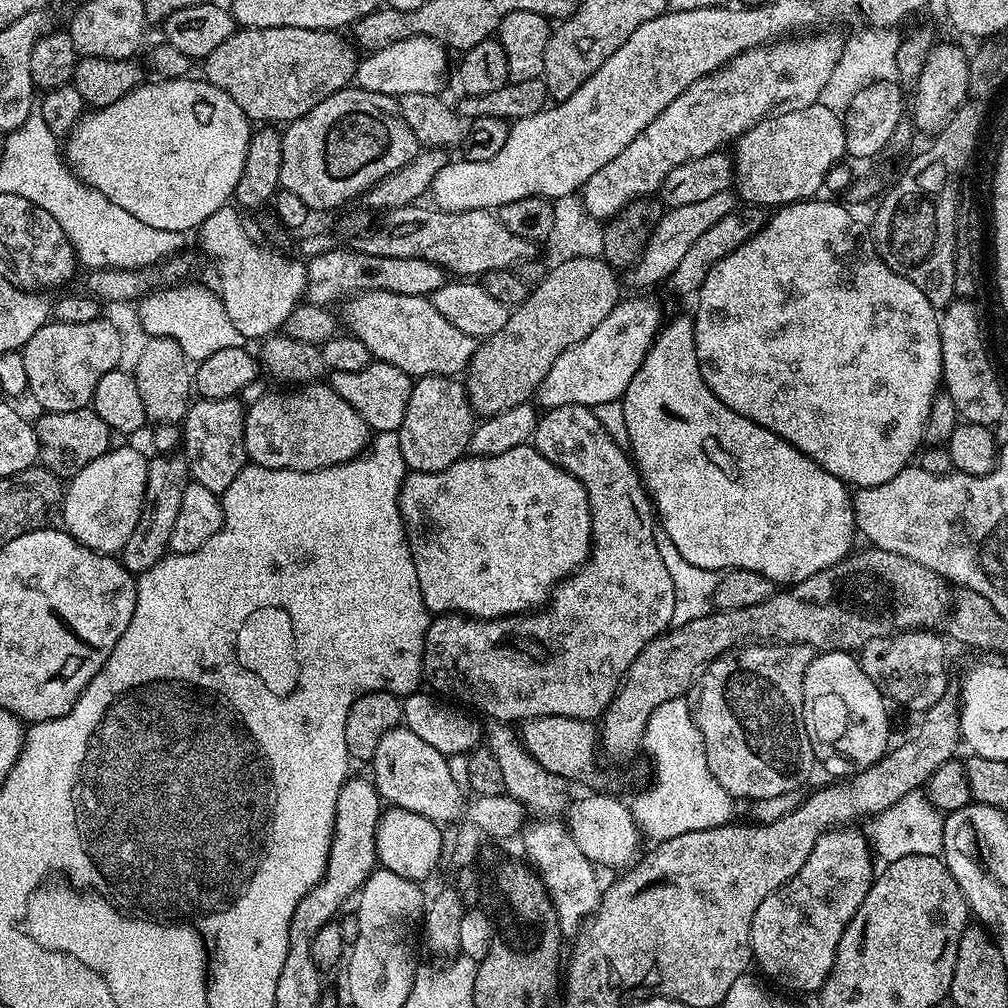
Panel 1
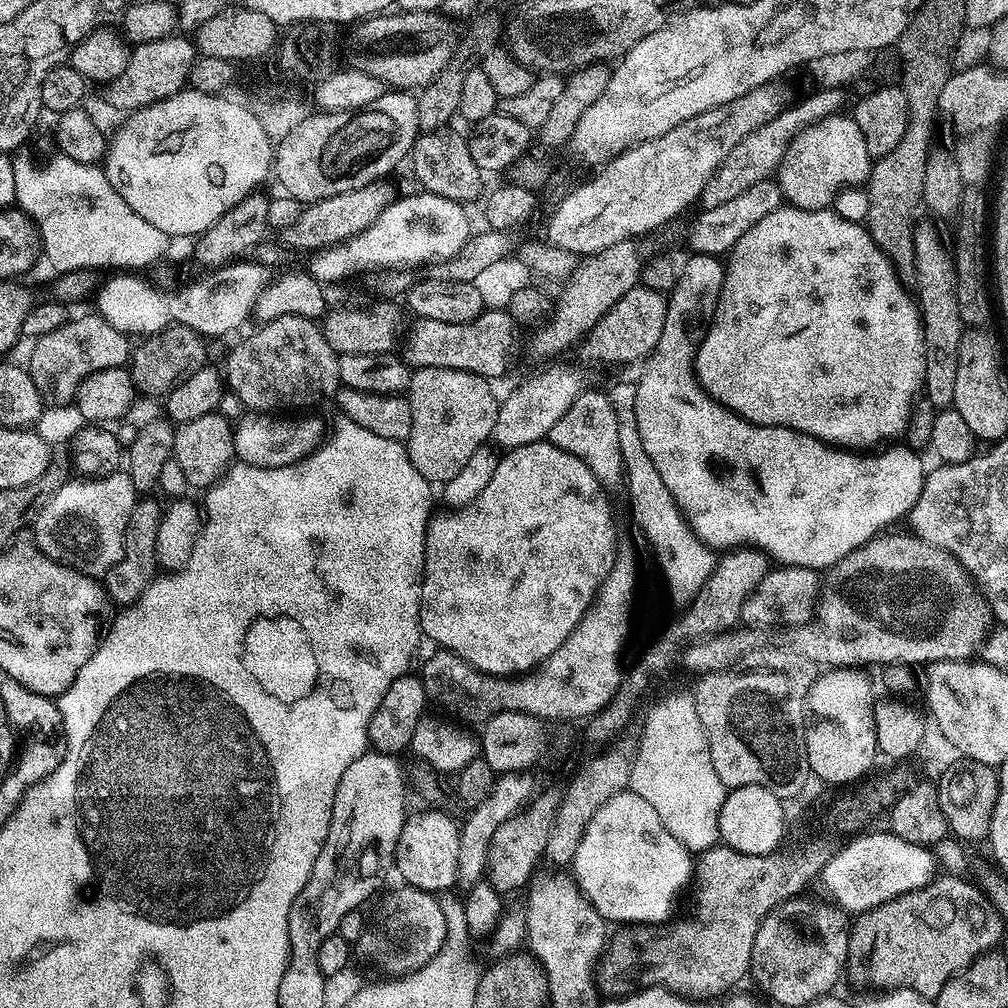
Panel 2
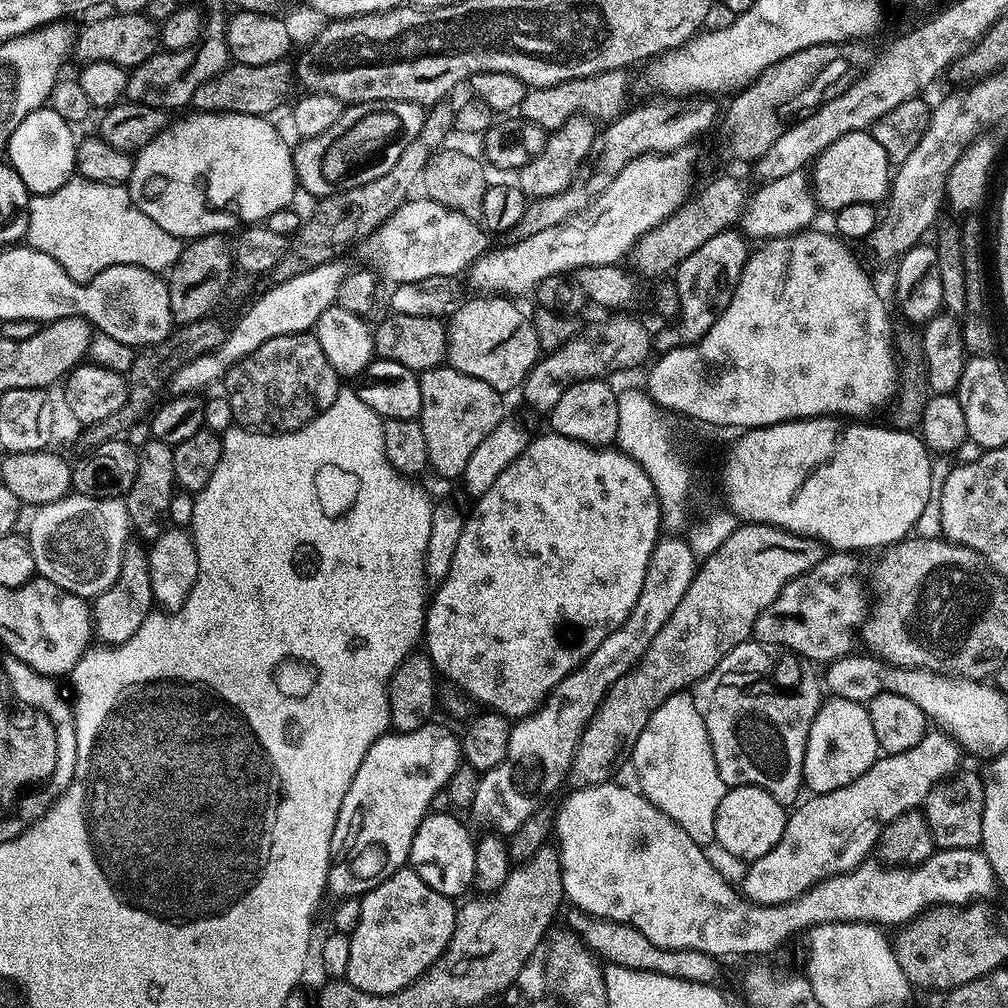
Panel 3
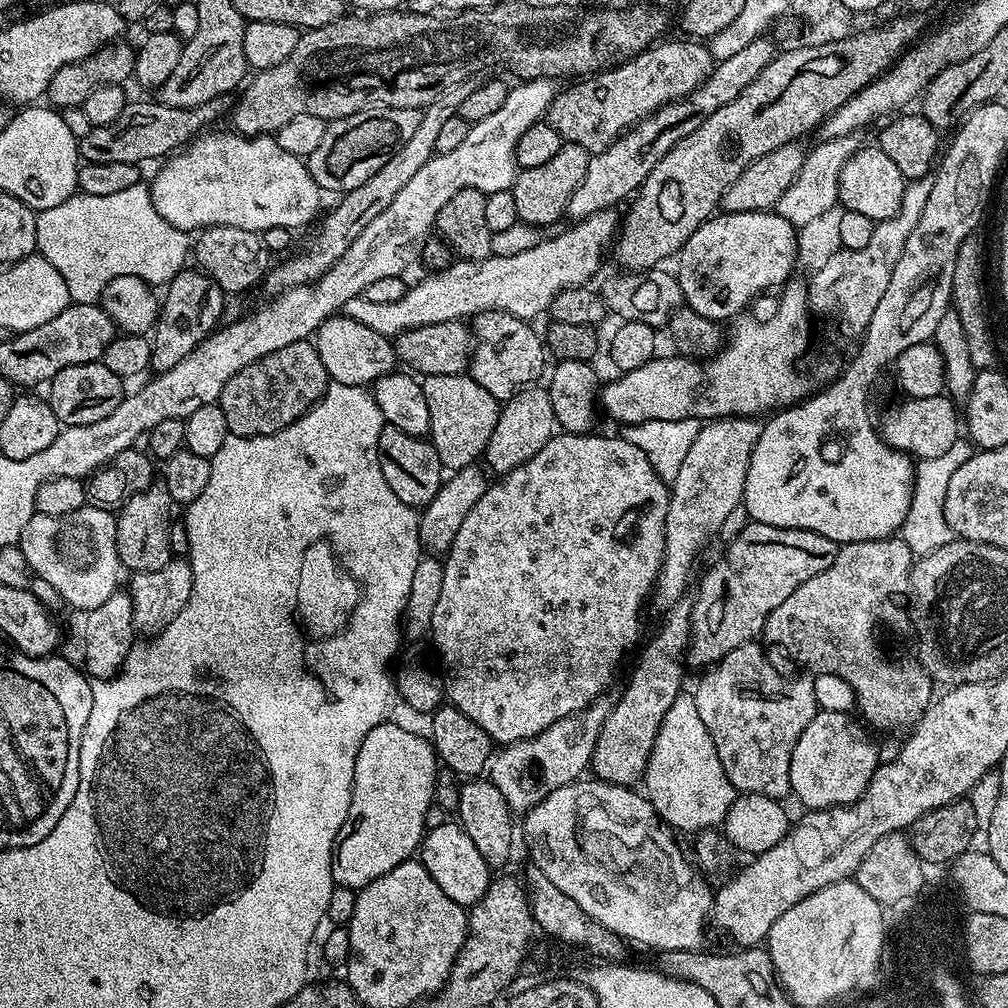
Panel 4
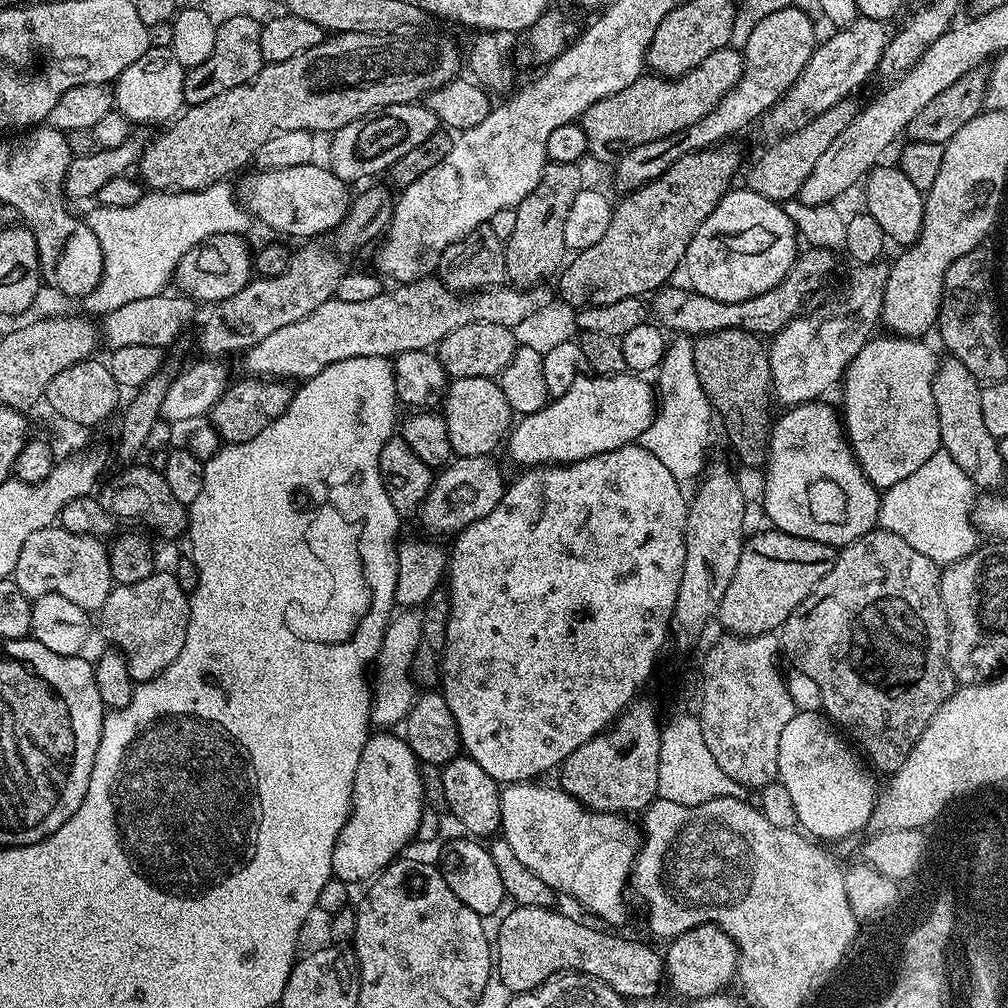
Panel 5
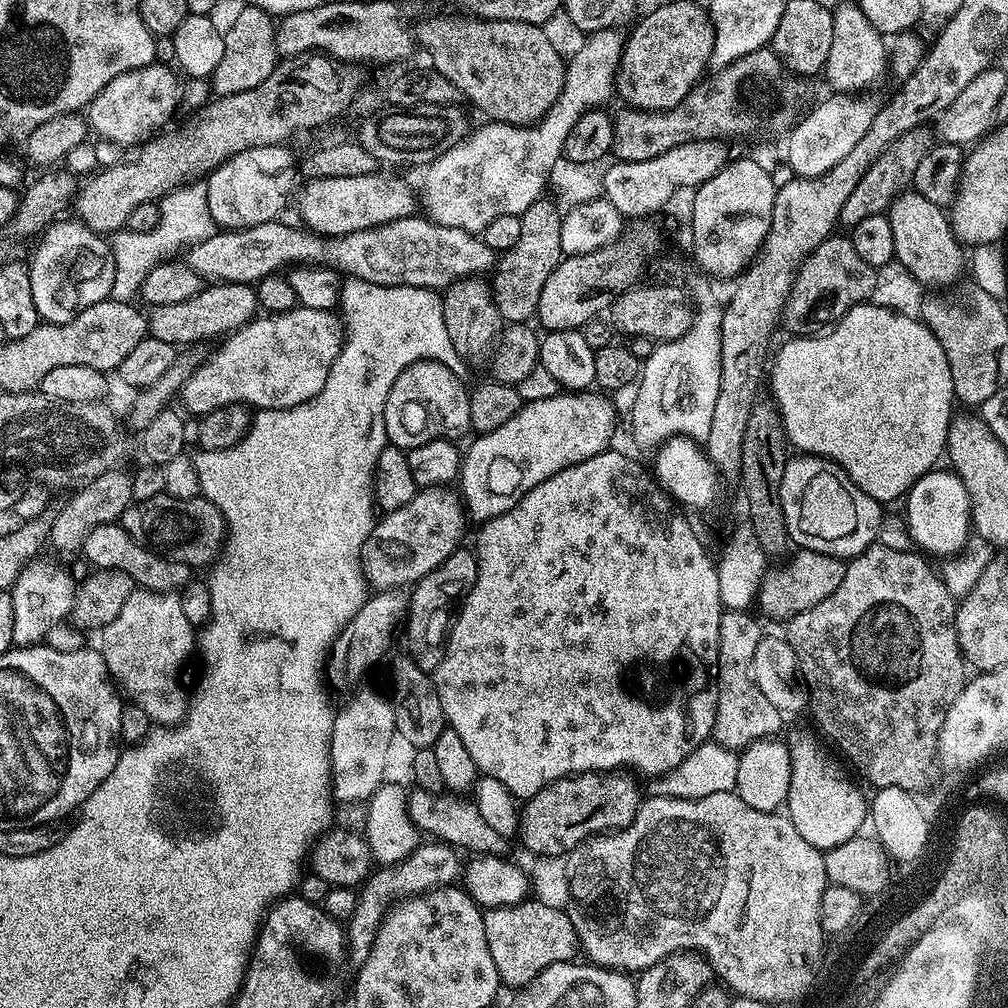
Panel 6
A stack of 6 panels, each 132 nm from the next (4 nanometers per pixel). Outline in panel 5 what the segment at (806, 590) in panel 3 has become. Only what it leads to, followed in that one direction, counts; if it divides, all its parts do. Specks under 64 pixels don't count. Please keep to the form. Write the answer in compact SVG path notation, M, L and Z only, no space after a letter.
M877 526L871 532L862 534L854 542L843 545L837 551L836 561L830 574L826 574L826 578L822 578L822 582L818 582L818 586L814 586L814 590L810 590L810 594L806 594L804 601L796 607L794 614L790 614L790 618L786 618L783 628L779 629L778 632L783 655L787 659L788 656L792 659L791 667L797 672L806 674L806 678L812 679L818 685L823 715L827 716L833 725L839 726L841 729L848 728L849 733L847 732L847 735L857 745L860 743L864 747L865 753L863 752L863 755L867 757L871 767L877 773L891 774L900 769L902 762L906 762L910 750L914 750L918 738L926 730L930 718L934 718L934 714L938 714L940 707L954 695L958 687L954 674L948 665L948 619L946 618L946 610L942 606L940 573L941 569L935 562L914 550L905 539Z

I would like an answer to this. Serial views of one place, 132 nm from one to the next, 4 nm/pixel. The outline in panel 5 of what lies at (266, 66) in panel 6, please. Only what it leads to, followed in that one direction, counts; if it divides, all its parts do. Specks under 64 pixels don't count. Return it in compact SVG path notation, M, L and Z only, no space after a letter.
M248 17L230 18L218 25L214 38L214 54L210 54L210 58L206 58L196 68L187 69L184 78L185 105L210 102L210 98L218 98L218 94L226 94L226 90L249 84L255 78L265 65L260 45L260 26L260 22Z

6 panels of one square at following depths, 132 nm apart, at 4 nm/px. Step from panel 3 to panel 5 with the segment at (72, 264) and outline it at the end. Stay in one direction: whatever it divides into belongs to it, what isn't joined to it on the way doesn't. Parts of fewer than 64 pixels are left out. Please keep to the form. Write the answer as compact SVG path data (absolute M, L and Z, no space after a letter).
M221 182L205 192L149 191L134 206L117 208L93 207L86 226L102 246L104 269L98 286L82 297L83 311L103 318L110 310L126 306L138 298L159 296L175 277L182 254L194 250L210 236L218 234L244 234L254 224L250 215L232 194L231 183Z

